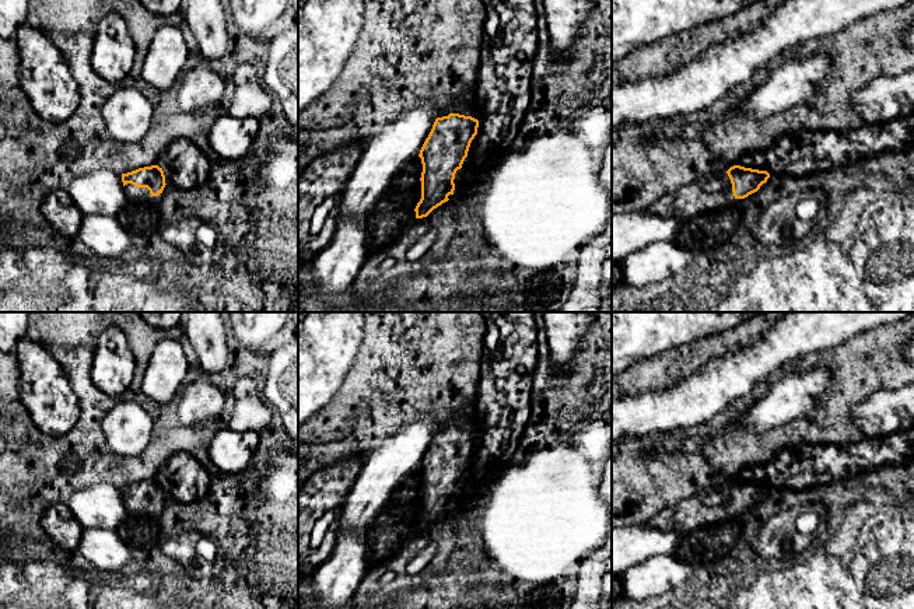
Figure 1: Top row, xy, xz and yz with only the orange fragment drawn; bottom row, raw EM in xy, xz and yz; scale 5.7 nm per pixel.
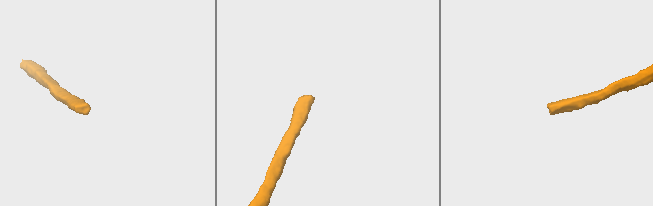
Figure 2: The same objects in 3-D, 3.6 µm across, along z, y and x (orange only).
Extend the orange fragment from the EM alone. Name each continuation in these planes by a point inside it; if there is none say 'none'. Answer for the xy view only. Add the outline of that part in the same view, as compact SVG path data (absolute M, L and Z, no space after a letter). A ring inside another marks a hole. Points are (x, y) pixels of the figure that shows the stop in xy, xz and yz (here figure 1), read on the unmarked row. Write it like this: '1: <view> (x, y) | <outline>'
1: xy (132, 506) | M132 497L125 498L127 512L158 515L162 507L153 510L147 501L137 501Z

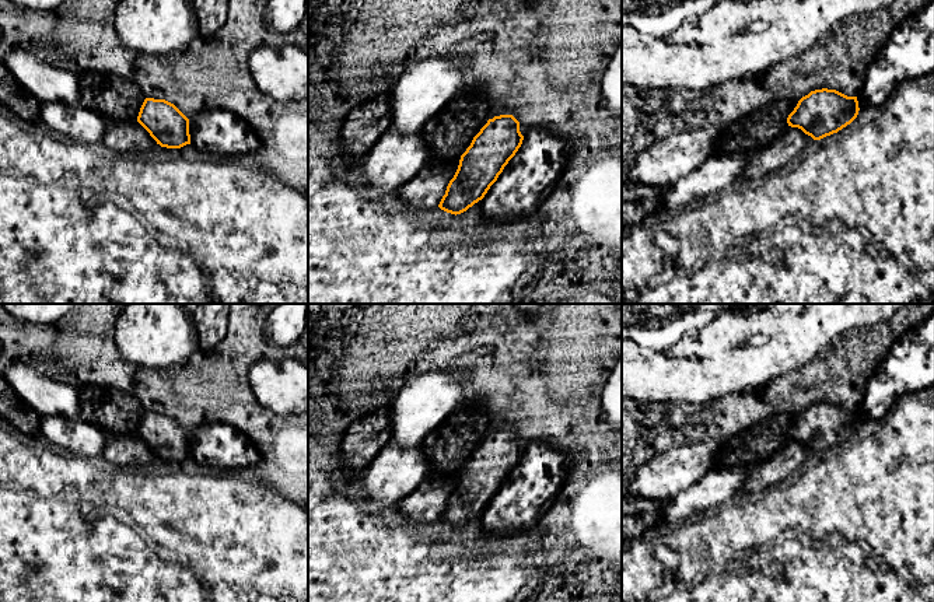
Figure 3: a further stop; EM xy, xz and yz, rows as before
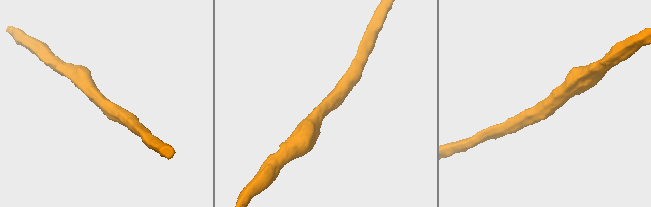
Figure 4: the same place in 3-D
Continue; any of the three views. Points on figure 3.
none

